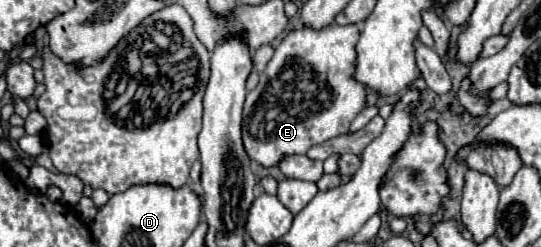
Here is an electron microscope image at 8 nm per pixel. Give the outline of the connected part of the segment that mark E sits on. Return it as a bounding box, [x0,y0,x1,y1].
[243,23,367,167]

